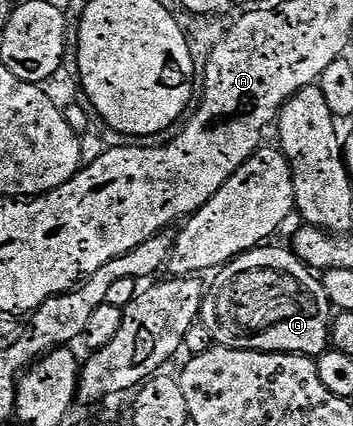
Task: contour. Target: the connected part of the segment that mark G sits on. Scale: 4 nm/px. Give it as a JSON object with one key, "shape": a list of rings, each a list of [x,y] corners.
{"shape":[[[258,246],[242,252],[240,256],[233,257],[227,264],[220,265],[212,273],[209,285],[204,285],[199,296],[199,324],[209,331],[209,339],[214,345],[223,348],[238,348],[239,350],[255,350],[256,352],[288,352],[298,356],[316,358],[326,351],[331,344],[331,305],[325,297],[325,285],[320,279],[317,280],[312,271],[297,259],[296,255],[289,253],[283,248],[265,248],[269,246]]]}

